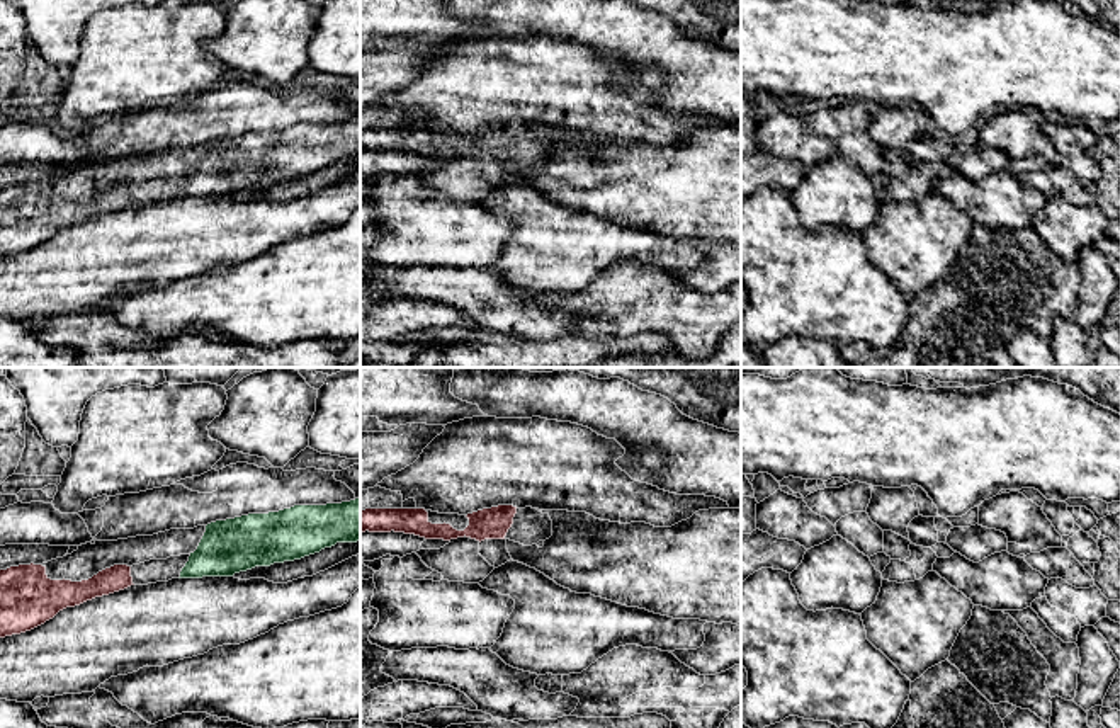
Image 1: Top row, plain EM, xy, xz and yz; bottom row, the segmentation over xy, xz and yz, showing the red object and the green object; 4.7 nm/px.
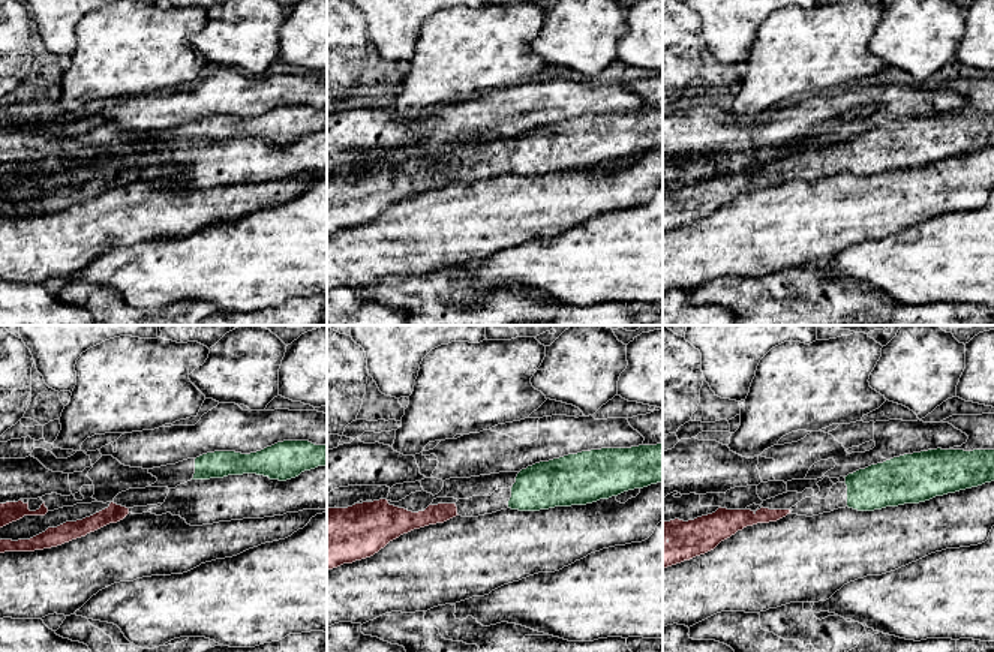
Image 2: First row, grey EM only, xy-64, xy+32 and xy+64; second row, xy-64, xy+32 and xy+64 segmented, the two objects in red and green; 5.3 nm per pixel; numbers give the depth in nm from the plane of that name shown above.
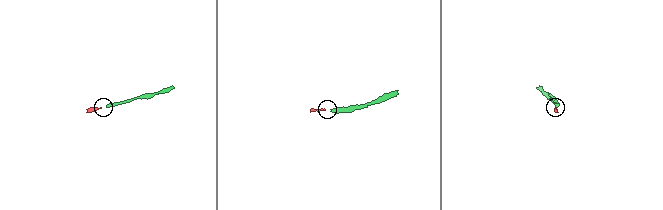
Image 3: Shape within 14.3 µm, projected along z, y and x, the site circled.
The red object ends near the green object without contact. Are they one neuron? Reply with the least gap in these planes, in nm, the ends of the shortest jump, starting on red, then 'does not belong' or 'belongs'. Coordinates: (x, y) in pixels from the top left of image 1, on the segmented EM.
220 nm | xy (133, 584), (179, 577) | belongs

